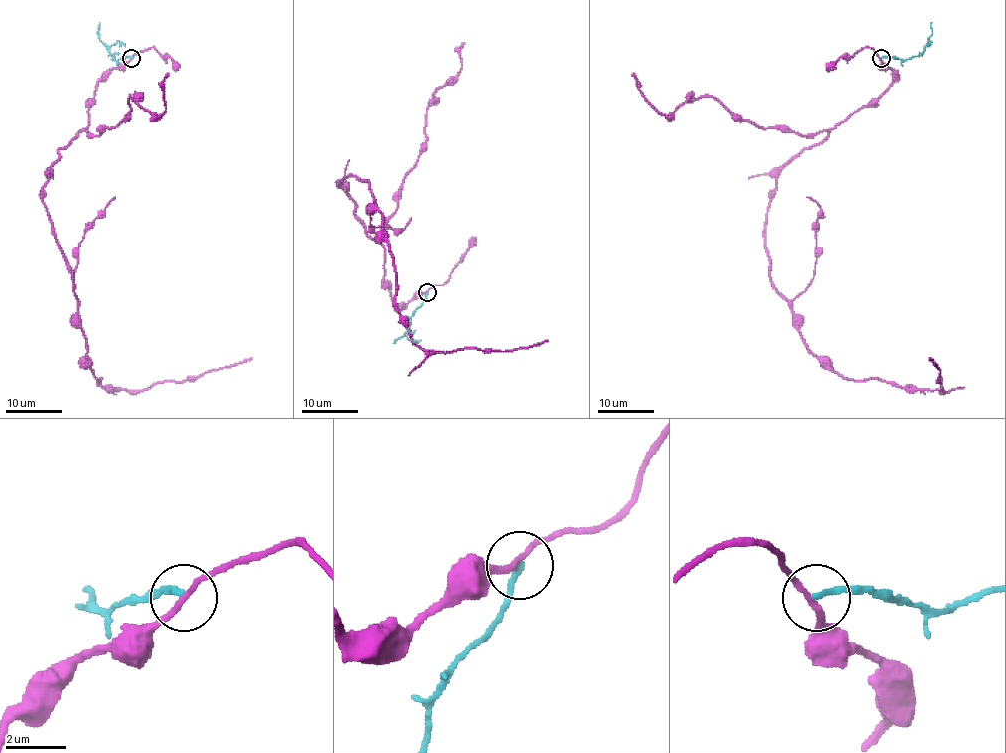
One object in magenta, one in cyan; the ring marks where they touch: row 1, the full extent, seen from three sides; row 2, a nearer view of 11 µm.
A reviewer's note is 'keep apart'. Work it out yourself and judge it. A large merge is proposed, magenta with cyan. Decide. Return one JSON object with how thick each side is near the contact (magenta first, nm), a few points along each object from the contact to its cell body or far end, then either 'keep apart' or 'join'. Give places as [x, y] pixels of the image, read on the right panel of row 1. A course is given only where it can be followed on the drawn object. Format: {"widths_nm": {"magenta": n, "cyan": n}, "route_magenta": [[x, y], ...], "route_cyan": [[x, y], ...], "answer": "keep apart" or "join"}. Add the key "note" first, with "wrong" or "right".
{"note": "right", "widths_nm": {"magenta": 190, "cyan": 190}, "route_magenta": [[880, 57], [892, 83], [777, 179], [765, 219], [771, 286], [803, 343], [854, 380], [940, 390], [929, 358]], "route_cyan": [[881, 57], [905, 60], [919, 55], [932, 33], [932, 22]], "answer": "keep apart"}

